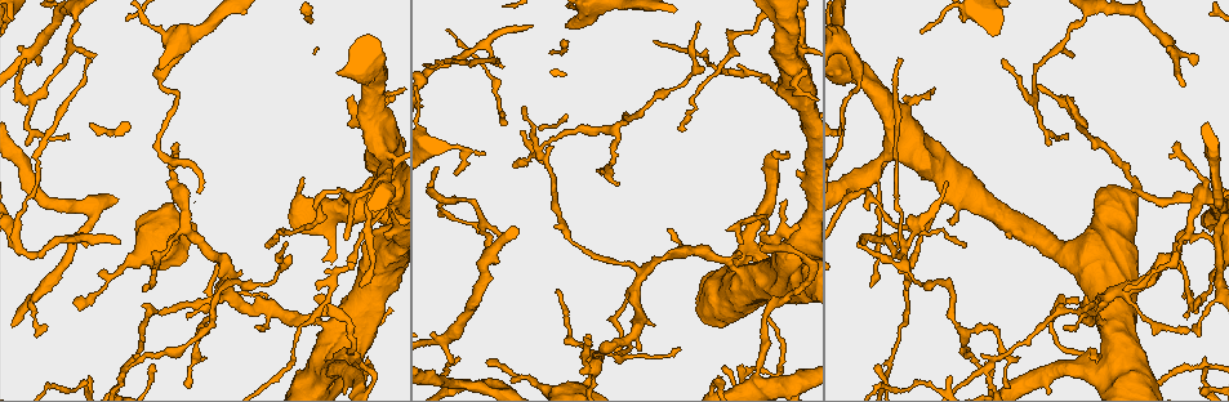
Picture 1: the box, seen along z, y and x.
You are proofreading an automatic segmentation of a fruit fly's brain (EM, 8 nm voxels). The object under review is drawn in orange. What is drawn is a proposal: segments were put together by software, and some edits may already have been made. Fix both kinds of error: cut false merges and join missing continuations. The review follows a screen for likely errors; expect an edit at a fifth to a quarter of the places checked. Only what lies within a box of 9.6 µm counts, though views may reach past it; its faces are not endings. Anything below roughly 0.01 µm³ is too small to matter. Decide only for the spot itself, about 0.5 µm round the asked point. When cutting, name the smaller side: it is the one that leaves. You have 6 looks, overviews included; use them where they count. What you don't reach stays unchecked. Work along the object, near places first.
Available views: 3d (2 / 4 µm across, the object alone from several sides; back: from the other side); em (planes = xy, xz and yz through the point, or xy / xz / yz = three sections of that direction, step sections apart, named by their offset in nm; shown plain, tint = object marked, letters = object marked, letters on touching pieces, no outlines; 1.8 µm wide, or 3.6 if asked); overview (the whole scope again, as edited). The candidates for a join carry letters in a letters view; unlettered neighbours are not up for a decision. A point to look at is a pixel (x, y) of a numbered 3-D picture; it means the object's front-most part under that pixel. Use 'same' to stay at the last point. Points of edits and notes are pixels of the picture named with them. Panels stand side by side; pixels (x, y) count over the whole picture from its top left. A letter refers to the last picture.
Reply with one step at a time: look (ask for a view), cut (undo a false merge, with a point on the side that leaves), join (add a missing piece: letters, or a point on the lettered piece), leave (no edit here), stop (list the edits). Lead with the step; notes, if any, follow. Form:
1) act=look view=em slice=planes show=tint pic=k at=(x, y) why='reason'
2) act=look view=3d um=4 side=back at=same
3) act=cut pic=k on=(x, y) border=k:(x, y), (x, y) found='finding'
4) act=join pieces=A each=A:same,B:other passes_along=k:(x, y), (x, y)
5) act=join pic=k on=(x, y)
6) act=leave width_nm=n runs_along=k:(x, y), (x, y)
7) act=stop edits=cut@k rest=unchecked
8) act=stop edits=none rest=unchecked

act=look view=em slice=planes show=letters pic=1 at=(730, 69) why='branch stops here'

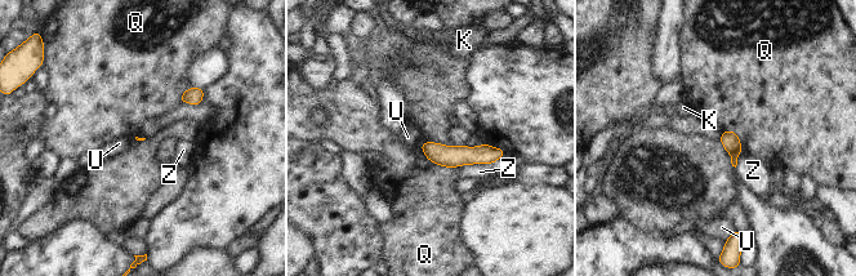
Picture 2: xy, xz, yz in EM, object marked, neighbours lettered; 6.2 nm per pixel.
act=leave each=K:other,Q:other,U:other,Z:other border=2:(419, 146), (433, 163), (453, 168) found='none of them fits'

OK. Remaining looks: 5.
act=look view=em slice=planes show=tint pic=1 at=(379, 185) why='sharp bend'

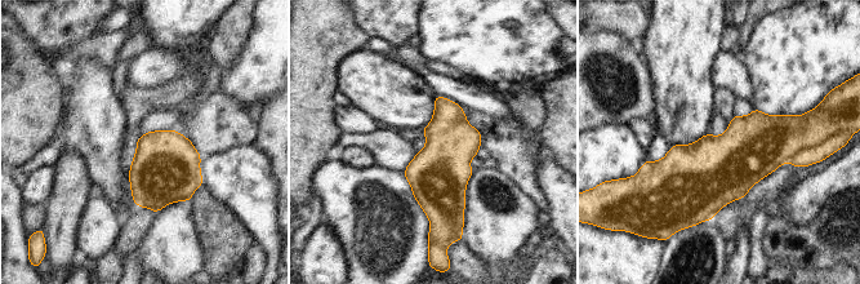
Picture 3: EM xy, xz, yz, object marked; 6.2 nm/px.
act=look view=em slice=planes show=letters at=same why='what lies round it'

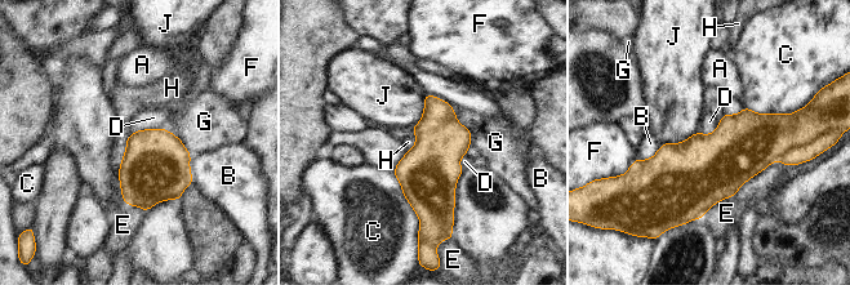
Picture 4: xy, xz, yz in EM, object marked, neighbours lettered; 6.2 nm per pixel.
act=cut pic=4 on=(796, 155) width_nm=360 each=A:other,B:other,C:other,D:other,E:other,F:other,G:other,H:other,J:other border=4:(801, 145), (792, 146), (779, 159) found='a second neuron is stuck on'

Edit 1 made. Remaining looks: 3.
act=look view=overview why='redraw'

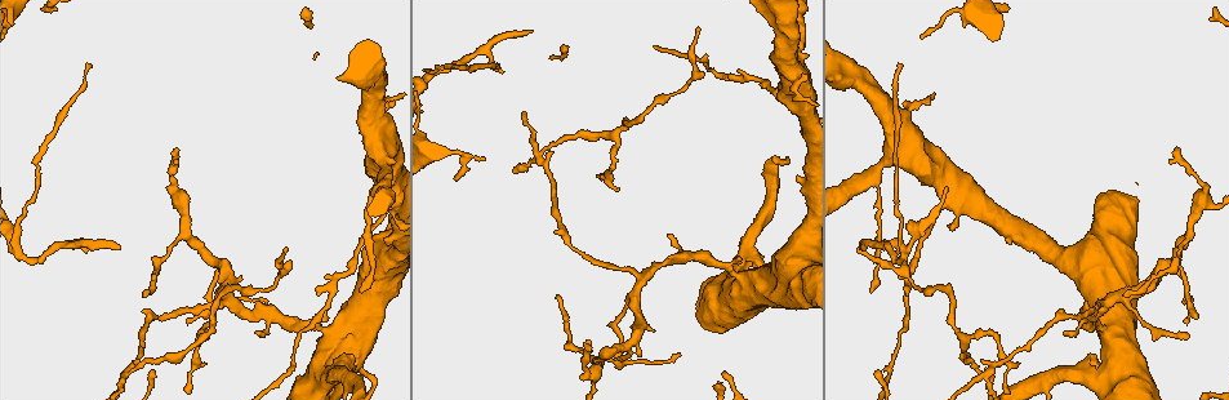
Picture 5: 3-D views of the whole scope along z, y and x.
act=look view=em slice=planes show=letters pic=5 at=(89, 65) why='thin end'

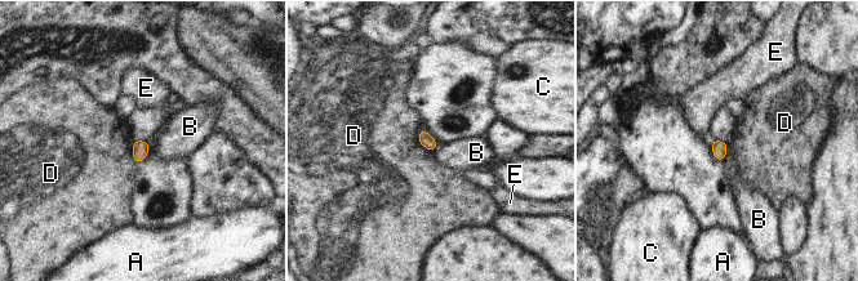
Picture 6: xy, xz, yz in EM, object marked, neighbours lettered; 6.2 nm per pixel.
act=leave longest_contact=D:170nm each=A:other,B:other,C:other,D:other,E:other border=6:(150, 142), (146, 155) found='no lettered piece goes on from it'

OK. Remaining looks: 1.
act=stop edits=cut@4 rest=unchecked

